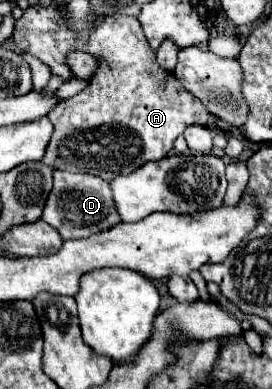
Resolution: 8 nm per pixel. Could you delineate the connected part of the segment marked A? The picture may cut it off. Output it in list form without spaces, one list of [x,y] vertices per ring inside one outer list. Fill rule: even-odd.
[[[100,17],[82,51],[98,59],[98,69],[84,91],[64,99],[48,113],[54,135],[44,163],[52,169],[90,173],[112,181],[118,175],[132,173],[142,163],[166,157],[174,139],[188,125],[206,125],[210,113],[182,89],[172,73],[156,63],[156,53],[150,49],[136,17]]]

